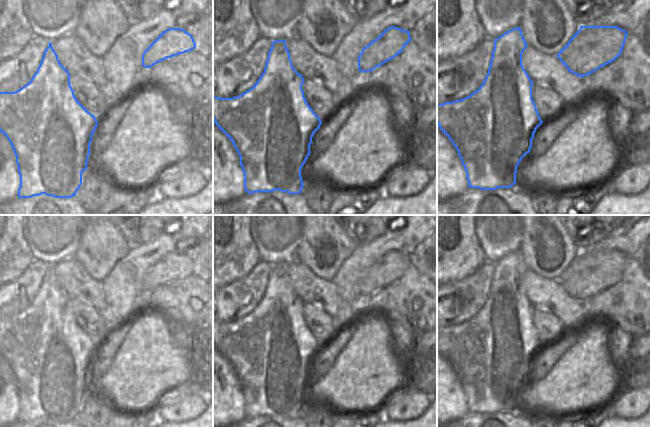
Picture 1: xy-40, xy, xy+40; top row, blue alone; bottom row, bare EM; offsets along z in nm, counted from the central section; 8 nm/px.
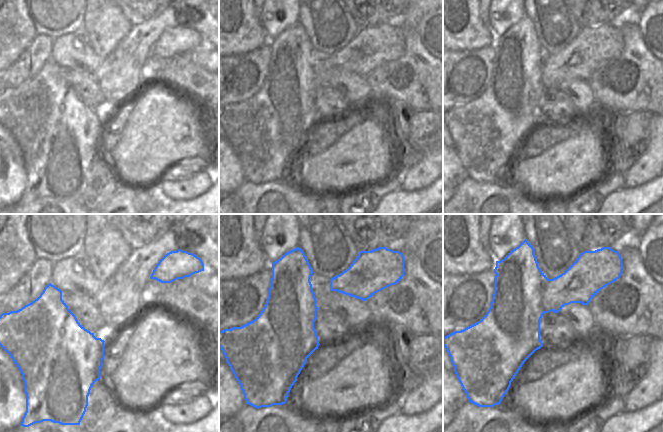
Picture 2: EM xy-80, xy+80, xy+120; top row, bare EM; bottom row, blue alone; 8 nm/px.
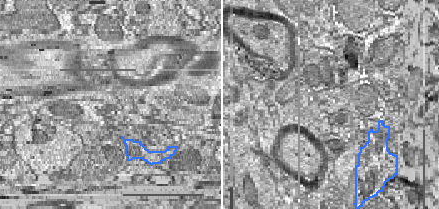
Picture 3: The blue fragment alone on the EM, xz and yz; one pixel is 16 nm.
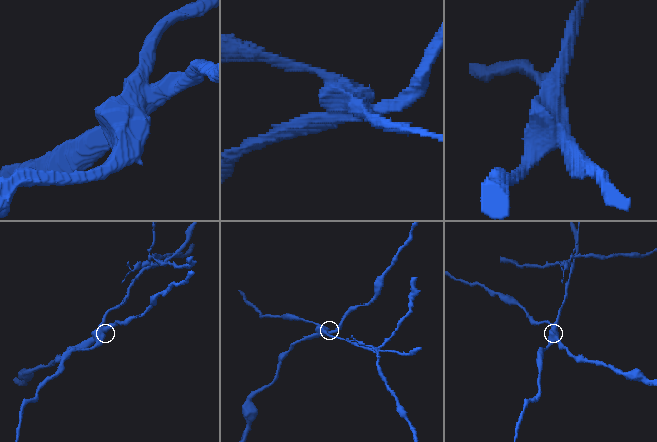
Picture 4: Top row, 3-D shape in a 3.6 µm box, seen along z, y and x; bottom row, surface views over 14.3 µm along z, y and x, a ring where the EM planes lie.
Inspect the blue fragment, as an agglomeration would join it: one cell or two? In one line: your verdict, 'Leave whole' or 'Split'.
Split.

